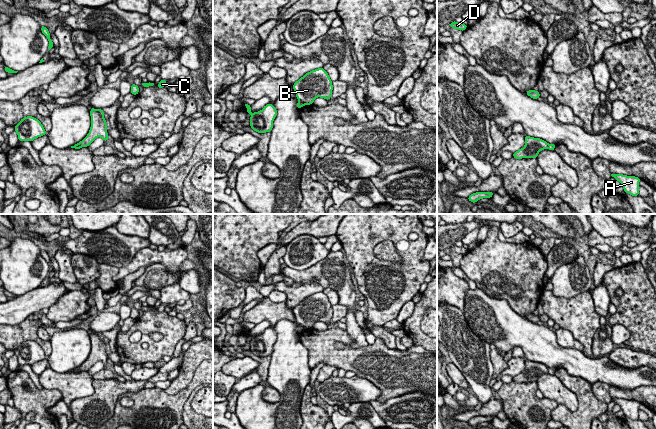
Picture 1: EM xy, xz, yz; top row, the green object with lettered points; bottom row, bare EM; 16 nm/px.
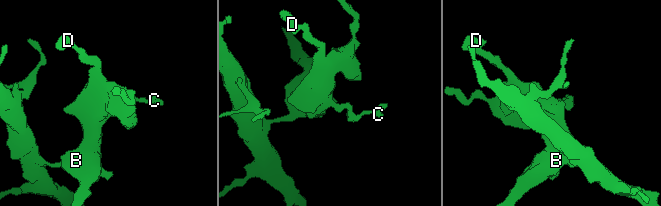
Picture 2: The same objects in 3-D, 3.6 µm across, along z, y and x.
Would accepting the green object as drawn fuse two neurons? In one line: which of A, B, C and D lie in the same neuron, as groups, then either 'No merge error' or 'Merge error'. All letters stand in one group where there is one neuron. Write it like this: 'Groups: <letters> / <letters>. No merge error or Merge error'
Groups: A / B C D. Merge error

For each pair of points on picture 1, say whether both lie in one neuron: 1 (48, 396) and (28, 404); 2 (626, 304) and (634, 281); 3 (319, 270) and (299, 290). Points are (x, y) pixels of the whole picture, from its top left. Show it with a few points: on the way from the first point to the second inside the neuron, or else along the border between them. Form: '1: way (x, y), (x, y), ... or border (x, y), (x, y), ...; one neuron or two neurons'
1: way (43, 399), (33, 400); one neuron
2: way (632, 298), (634, 296), (634, 287); one neuron
3: border (294, 281), (309, 283), (316, 280), (324, 288); two neurons

